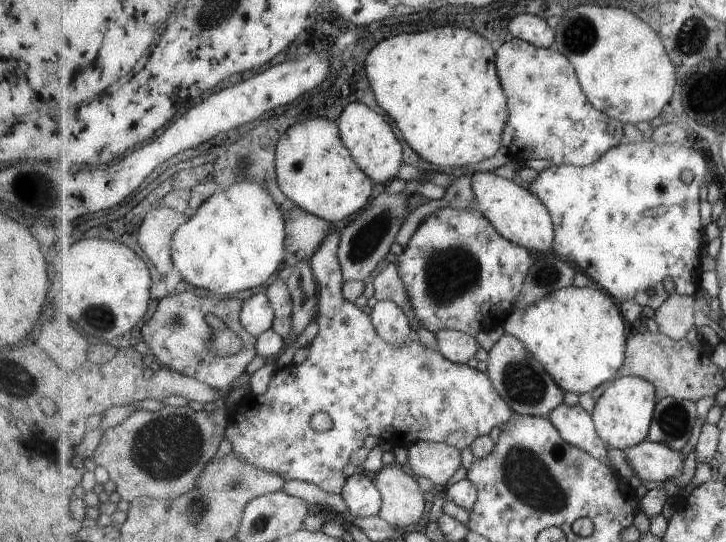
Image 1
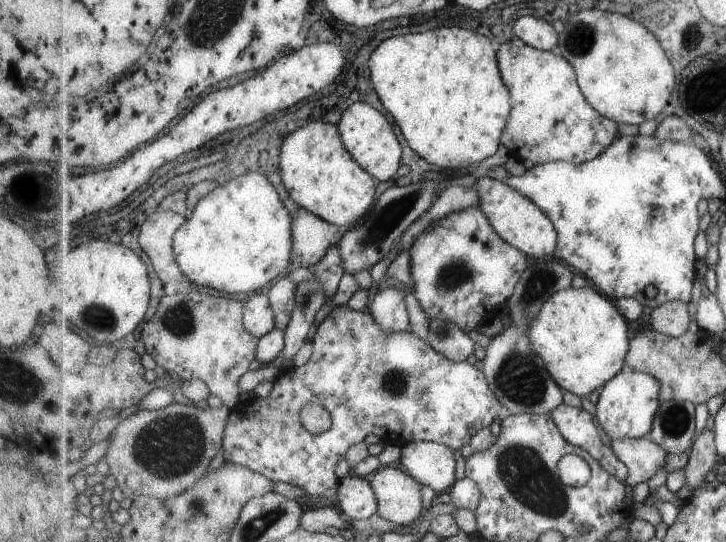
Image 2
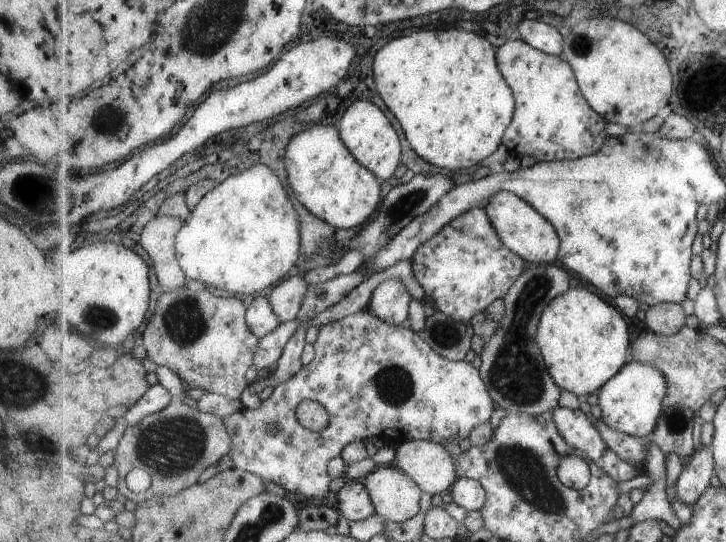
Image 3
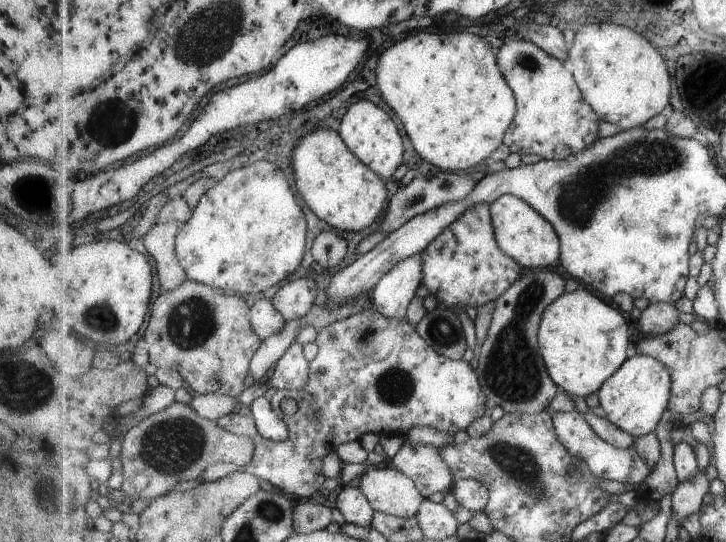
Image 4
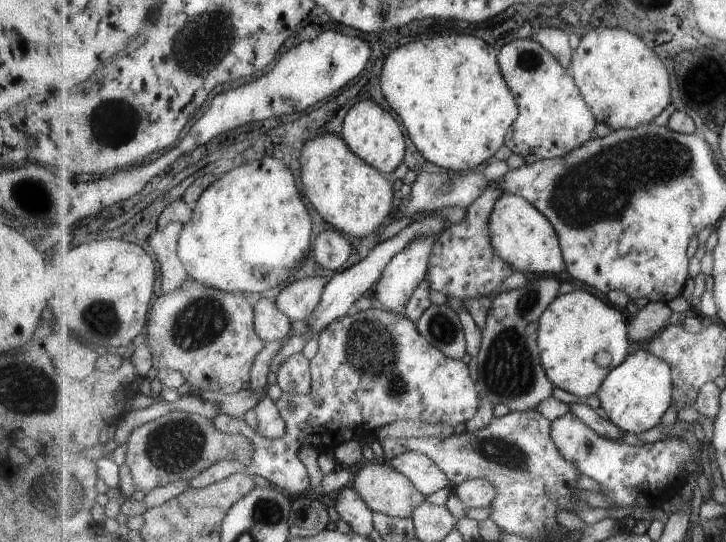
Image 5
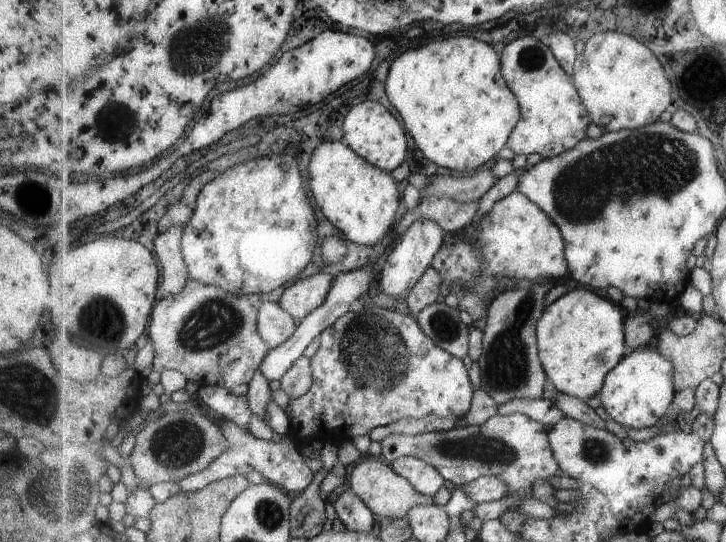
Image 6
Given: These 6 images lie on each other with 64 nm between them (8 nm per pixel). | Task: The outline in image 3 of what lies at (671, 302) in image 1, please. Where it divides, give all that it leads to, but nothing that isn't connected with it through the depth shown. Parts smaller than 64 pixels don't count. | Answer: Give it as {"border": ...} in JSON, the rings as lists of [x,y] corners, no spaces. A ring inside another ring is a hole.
{"border":[[[661,303],[646,312],[645,323],[649,331],[660,335],[673,336],[685,326],[687,314],[679,303]]]}

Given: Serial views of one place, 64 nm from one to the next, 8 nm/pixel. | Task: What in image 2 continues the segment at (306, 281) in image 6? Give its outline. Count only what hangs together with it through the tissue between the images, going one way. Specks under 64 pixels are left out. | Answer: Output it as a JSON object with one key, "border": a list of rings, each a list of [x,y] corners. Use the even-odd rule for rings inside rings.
{"border":[[[280,276],[266,293],[276,316],[276,328],[279,330],[285,331],[291,322],[293,309],[297,306],[297,291],[298,282]]]}

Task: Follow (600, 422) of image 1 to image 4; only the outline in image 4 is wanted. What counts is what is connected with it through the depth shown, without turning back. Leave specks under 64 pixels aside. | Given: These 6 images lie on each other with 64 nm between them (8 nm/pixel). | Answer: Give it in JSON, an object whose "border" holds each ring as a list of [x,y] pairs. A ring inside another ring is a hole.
{"border":[[[637,353],[606,382],[597,392],[600,406],[615,426],[633,436],[645,436],[653,432],[665,410],[668,410],[672,391],[670,368],[656,358]]]}

